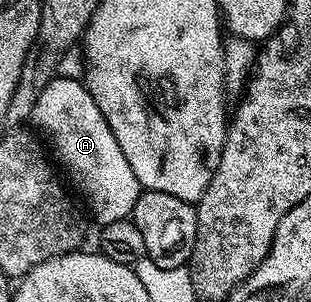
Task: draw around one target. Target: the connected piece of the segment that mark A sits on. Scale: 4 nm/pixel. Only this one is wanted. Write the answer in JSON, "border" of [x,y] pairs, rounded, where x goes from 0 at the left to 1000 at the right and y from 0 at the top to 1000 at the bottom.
{"border":[[[190,248],[170,255],[148,288],[135,288],[135,315],[122,315],[122,341],[109,341],[96,401],[119,414],[113,424],[132,444],[141,437],[154,450],[151,477],[161,493],[167,477],[170,493],[164,503],[180,503],[196,540],[219,556],[312,748],[331,752],[421,722],[457,616],[418,540],[405,540],[405,513],[392,513],[392,487],[379,487],[367,434],[354,434],[354,407],[341,407],[328,368],[315,368],[315,341],[302,341],[267,265],[241,268]]]}

